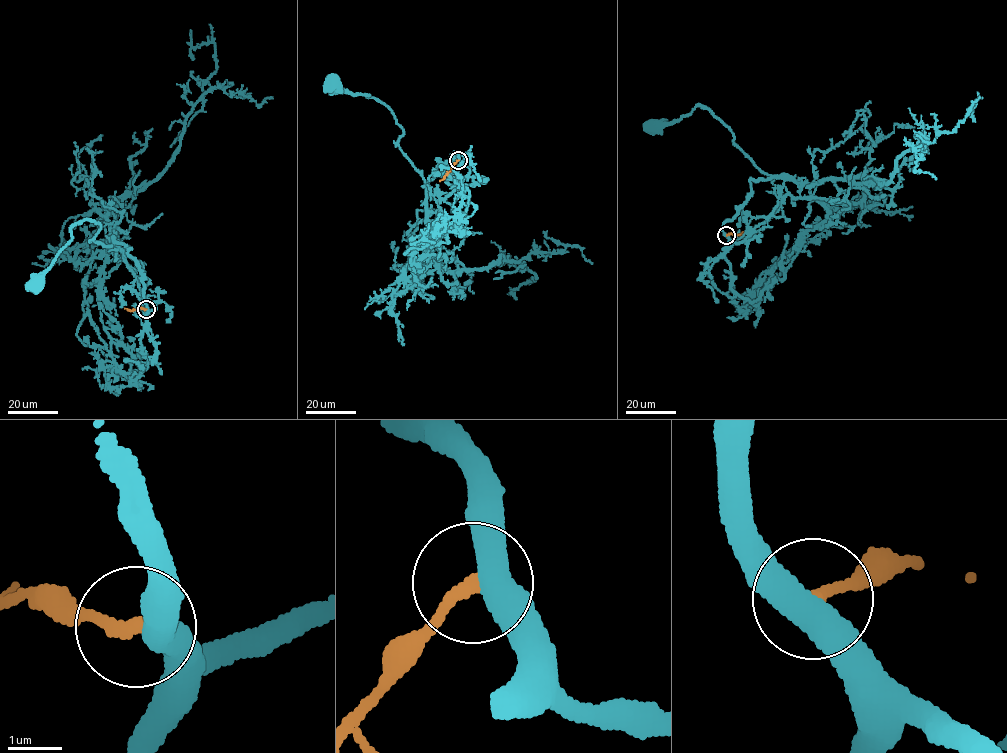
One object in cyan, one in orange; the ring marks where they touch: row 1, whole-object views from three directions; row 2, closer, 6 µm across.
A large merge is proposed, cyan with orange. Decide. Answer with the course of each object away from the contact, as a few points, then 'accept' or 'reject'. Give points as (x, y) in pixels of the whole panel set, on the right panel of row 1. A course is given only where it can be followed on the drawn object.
cyan via (726, 235), (723, 226), (745, 203), (750, 182), (775, 176), (760, 171), (700, 104), (656, 124) | orange via (726, 235), (743, 231) | reject

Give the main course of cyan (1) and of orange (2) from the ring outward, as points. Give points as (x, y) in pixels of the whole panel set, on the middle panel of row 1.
1: (458, 160), (456, 152), (452, 161), (437, 160), (427, 184), (398, 144), (403, 129), (393, 113), (335, 84)
2: (458, 160), (440, 181)

